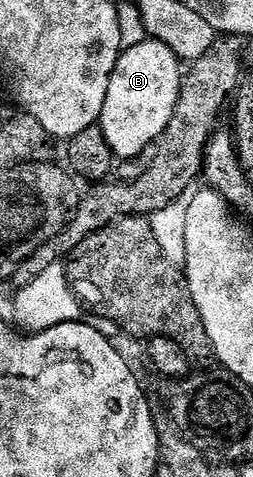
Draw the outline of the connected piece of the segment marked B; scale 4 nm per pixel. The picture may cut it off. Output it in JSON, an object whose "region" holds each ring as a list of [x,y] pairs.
{"region":[[[147,40],[123,49],[118,56],[116,68],[112,72],[112,80],[108,84],[108,96],[104,100],[100,119],[102,131],[110,141],[115,159],[138,158],[150,145],[151,149],[161,139],[178,107],[178,101],[182,95],[183,77],[184,63],[178,58],[176,52],[172,52],[172,48],[168,48],[168,44]]]}

